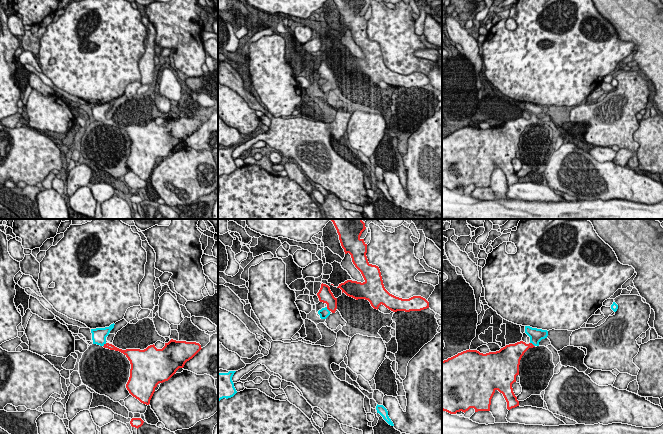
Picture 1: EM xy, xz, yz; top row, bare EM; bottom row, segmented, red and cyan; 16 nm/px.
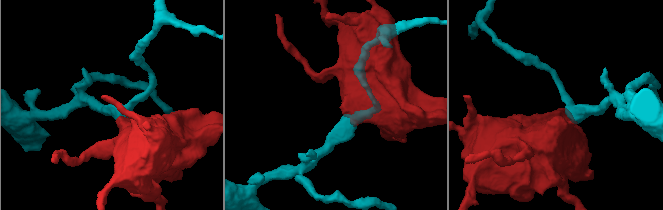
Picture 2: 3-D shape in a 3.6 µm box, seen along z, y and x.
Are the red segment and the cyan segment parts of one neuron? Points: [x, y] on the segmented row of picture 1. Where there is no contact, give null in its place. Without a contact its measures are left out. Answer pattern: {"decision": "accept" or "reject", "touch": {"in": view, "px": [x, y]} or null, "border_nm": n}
{"decision": "accept", "touch": {"in": "yz", "px": [532, 344]}, "border_nm": 110}

